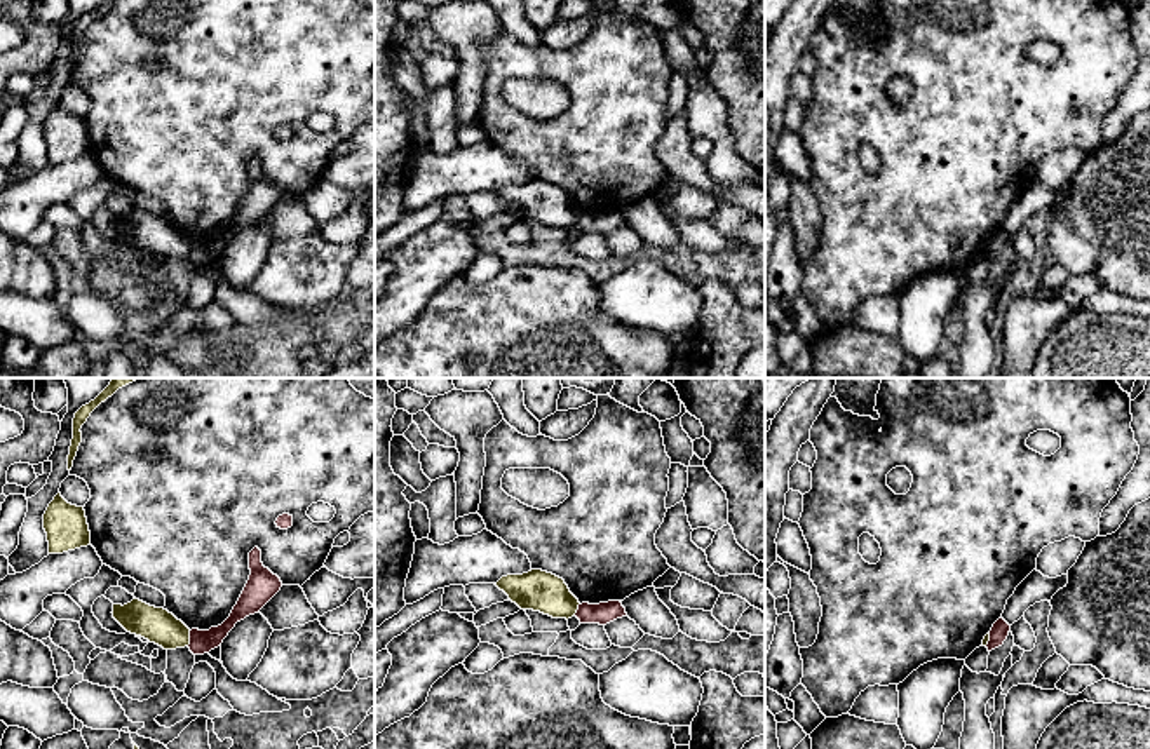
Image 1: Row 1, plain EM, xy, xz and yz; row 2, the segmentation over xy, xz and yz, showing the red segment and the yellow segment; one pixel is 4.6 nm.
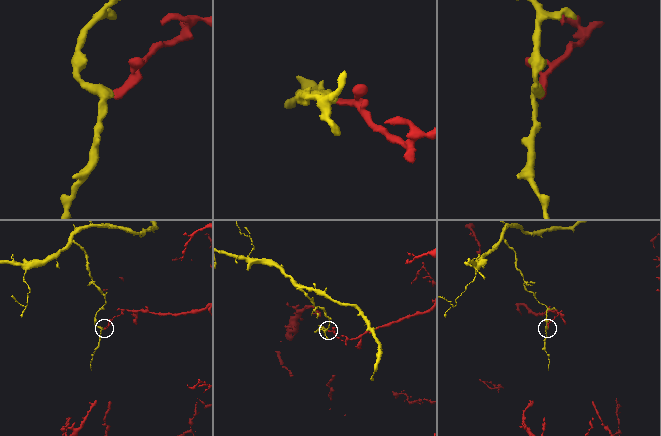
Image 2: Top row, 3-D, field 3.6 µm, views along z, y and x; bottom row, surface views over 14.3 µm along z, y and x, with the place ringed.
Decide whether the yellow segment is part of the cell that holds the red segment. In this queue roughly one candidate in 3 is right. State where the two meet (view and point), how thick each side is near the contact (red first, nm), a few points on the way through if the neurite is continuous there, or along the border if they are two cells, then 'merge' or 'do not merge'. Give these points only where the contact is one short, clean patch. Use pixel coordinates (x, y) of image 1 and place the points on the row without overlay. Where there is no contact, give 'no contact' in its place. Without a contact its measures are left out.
contact xy (190, 248); calibres 110 and 160 nm; border xy (190, 241), (187, 255); do not merge

